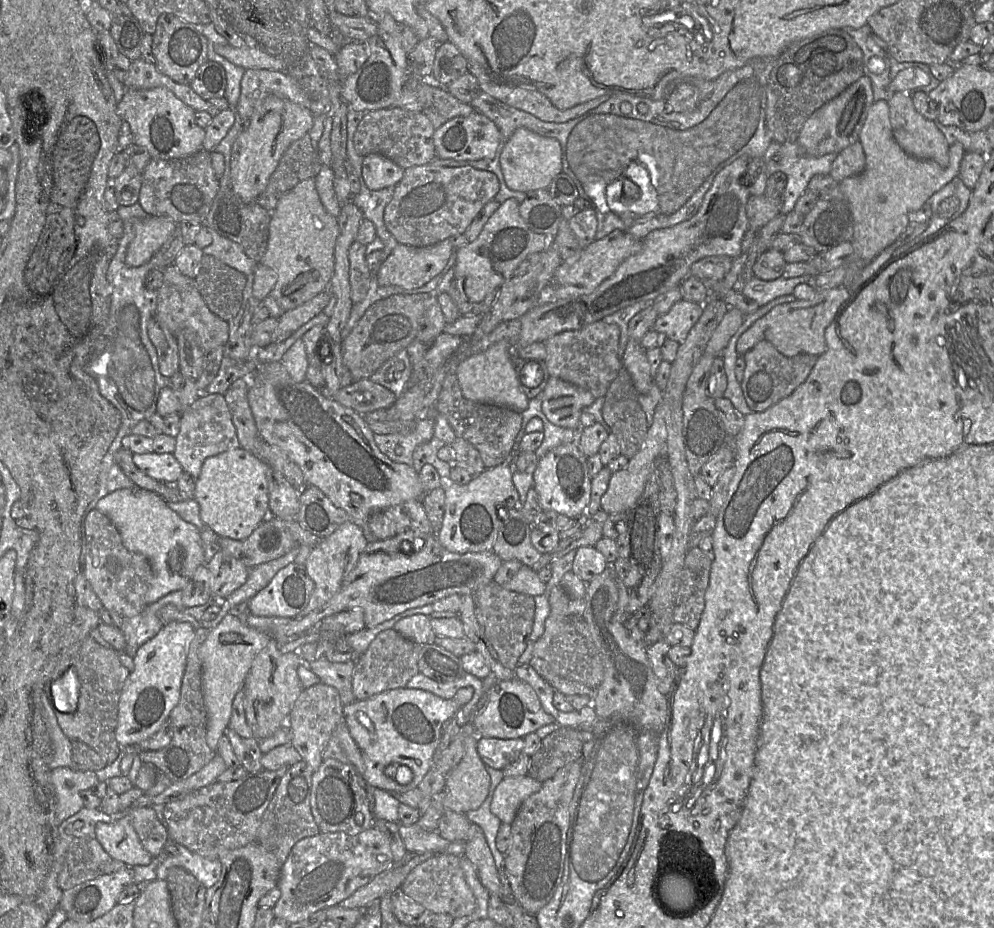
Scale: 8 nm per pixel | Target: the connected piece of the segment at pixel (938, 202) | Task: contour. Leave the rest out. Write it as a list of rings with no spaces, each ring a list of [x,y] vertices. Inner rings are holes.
[[[959,176],[934,193],[929,198],[932,214],[928,226],[918,237],[927,237],[959,217],[968,207],[971,193]]]

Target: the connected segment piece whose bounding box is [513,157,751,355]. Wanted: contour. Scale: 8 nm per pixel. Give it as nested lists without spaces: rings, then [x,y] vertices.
[[[742,157],[725,166],[715,176],[693,217],[647,234],[641,251],[625,259],[592,293],[538,305],[523,314],[520,317],[520,335],[513,348],[515,355],[519,348],[544,342],[564,331],[580,330],[638,302],[653,302],[659,295],[679,286],[690,275],[691,266],[704,257],[738,257],[741,254],[742,240],[749,229],[746,204],[750,194],[743,178],[750,160]]]

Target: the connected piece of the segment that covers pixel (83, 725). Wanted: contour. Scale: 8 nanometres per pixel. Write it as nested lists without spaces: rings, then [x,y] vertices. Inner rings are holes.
[[[88,636],[60,654],[57,665],[46,684],[46,691],[49,697],[53,698],[54,711],[64,734],[71,740],[80,740],[86,743],[99,753],[107,764],[115,761],[121,751],[121,746],[116,739],[119,700],[130,672],[128,668],[121,664],[119,652],[112,647],[102,646],[91,636]],[[70,667],[76,669],[80,688],[76,710],[72,713],[66,713],[60,711],[56,706],[52,695],[52,684]]]

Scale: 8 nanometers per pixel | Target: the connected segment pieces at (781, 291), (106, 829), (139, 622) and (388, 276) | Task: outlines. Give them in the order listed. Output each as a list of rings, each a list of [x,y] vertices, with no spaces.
[[[803,275],[789,279],[779,277],[771,281],[753,277],[746,283],[741,284],[741,292],[763,306],[777,297],[793,294],[794,288],[802,283],[816,288],[816,276]]]
[[[120,811],[117,815],[111,816],[116,816],[114,822],[107,823],[101,821],[95,825],[95,838],[100,842],[104,850],[111,856],[113,860],[121,861],[125,863],[128,867],[133,867],[137,865],[148,865],[153,857],[148,851],[145,850],[136,830],[132,826],[129,811]]]
[[[182,591],[169,593],[158,601],[146,605],[138,615],[131,618],[123,618],[120,628],[126,640],[126,647],[123,652],[134,658],[137,650],[159,633],[164,624],[158,617],[158,612],[163,607],[173,605],[184,614],[192,616],[197,621],[202,621],[203,613],[210,606],[219,602],[219,600],[211,599],[206,604],[188,608],[183,605]]]
[[[449,239],[424,247],[398,244],[380,264],[375,278],[381,286],[420,288],[444,269],[453,249]]]

